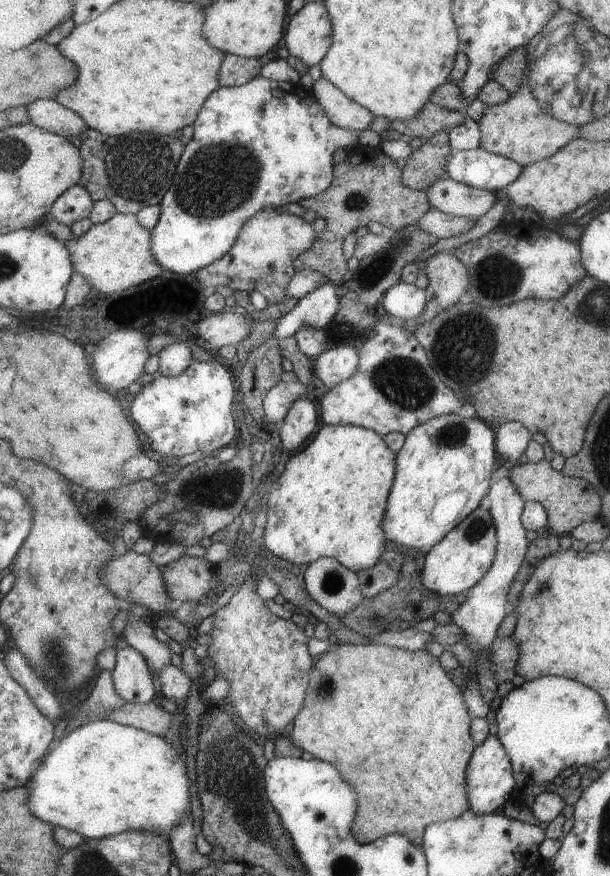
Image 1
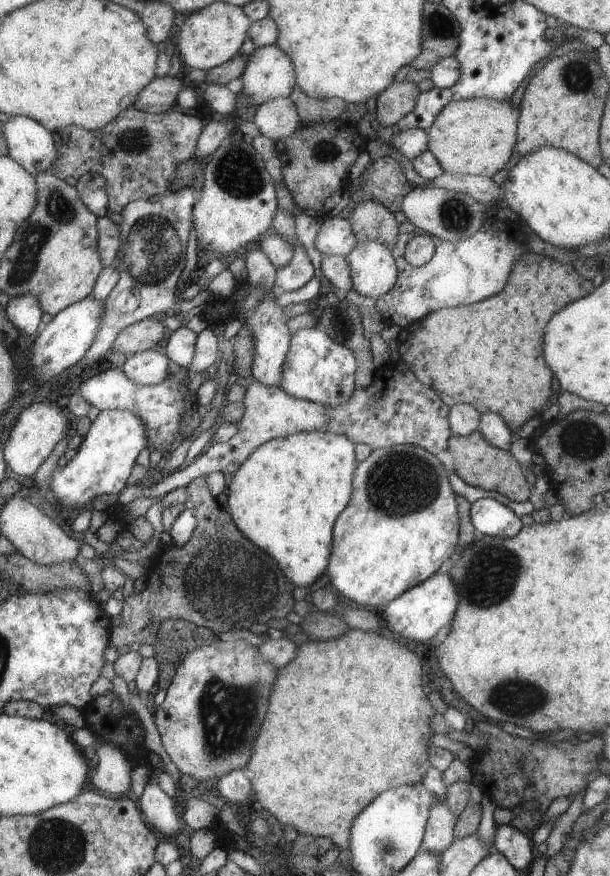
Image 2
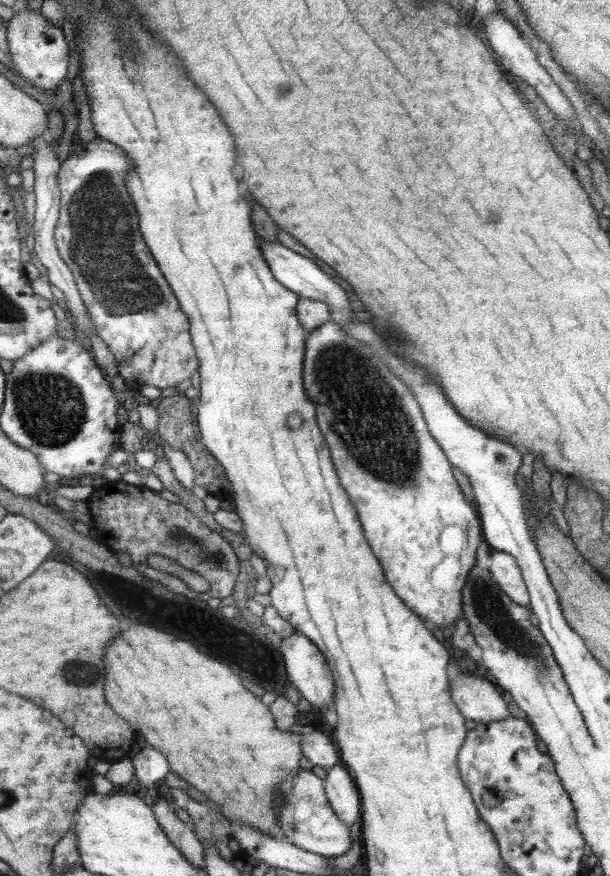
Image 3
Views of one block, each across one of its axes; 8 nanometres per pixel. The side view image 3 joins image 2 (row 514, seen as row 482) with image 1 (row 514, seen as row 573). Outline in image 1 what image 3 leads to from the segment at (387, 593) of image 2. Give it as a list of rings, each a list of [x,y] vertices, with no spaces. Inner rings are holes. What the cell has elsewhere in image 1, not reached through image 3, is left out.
[[[458,413],[446,414],[427,420],[425,423],[414,427],[412,431],[405,435],[405,441],[402,448],[397,454],[397,472],[392,490],[389,492],[388,506],[386,507],[384,528],[390,538],[393,546],[404,546],[404,548],[412,548],[412,550],[422,550],[422,548],[432,548],[440,543],[454,527],[457,526],[466,516],[477,510],[480,500],[486,496],[490,488],[490,476],[494,472],[494,464],[496,464],[496,450],[494,450],[494,432],[482,422],[480,418],[468,417],[463,418]]]

